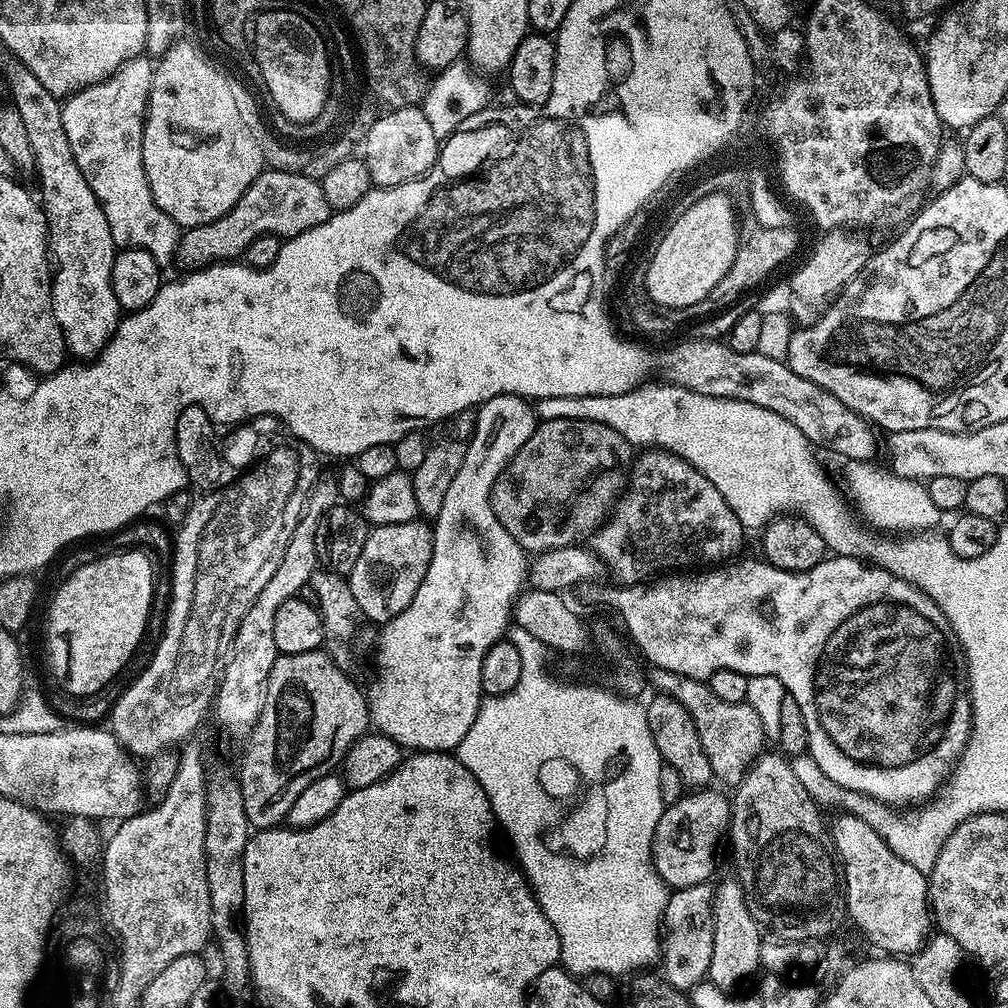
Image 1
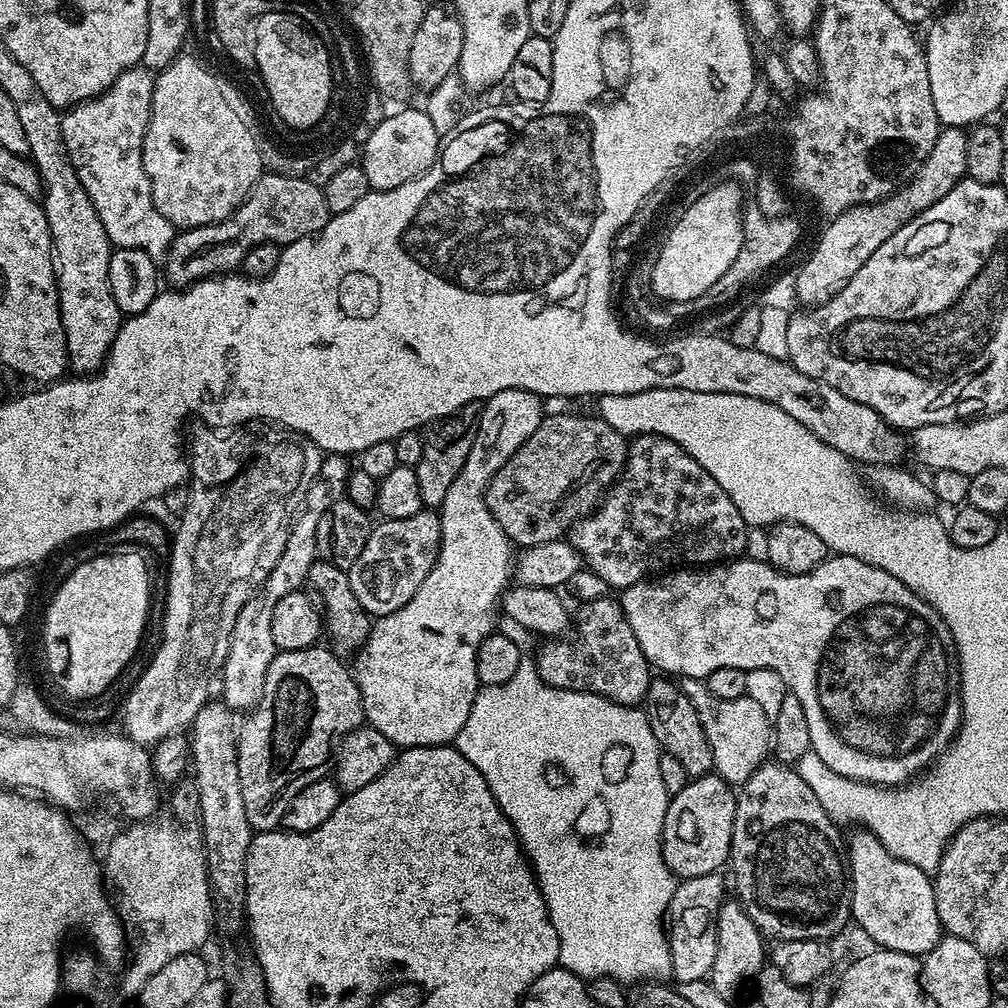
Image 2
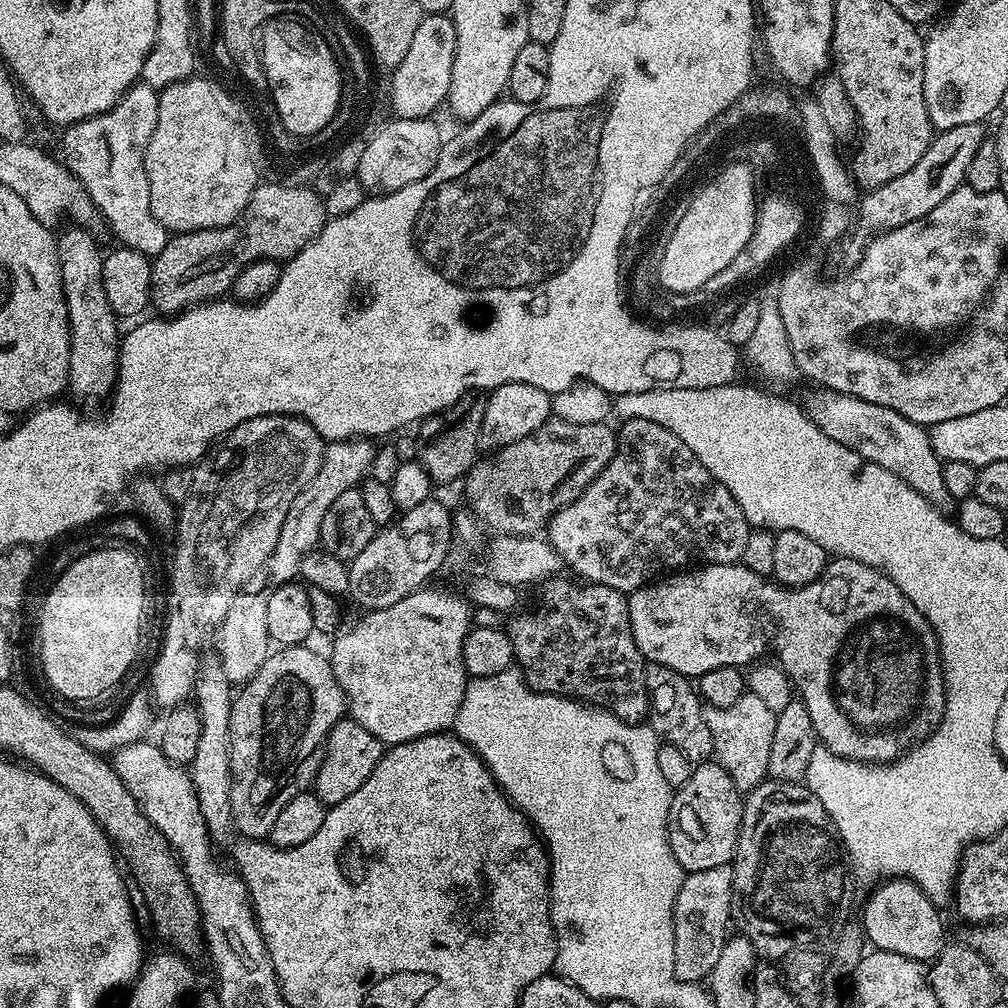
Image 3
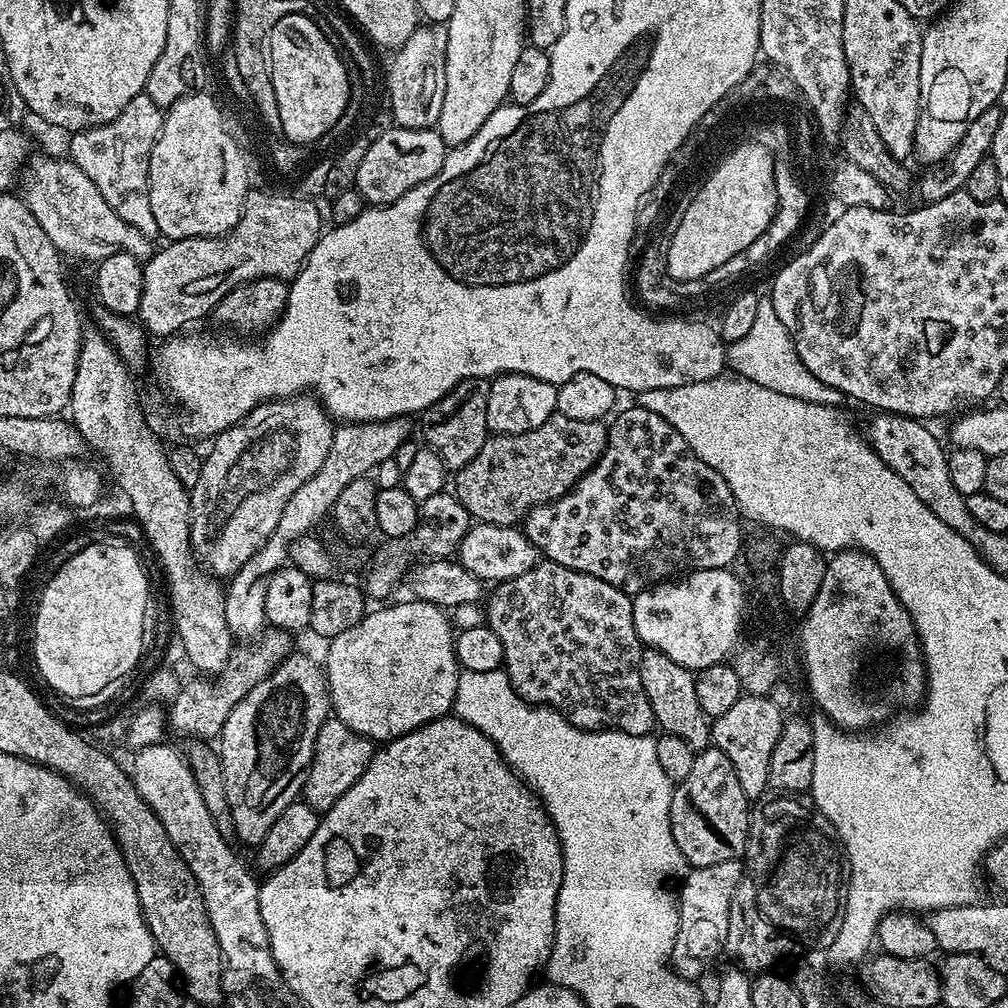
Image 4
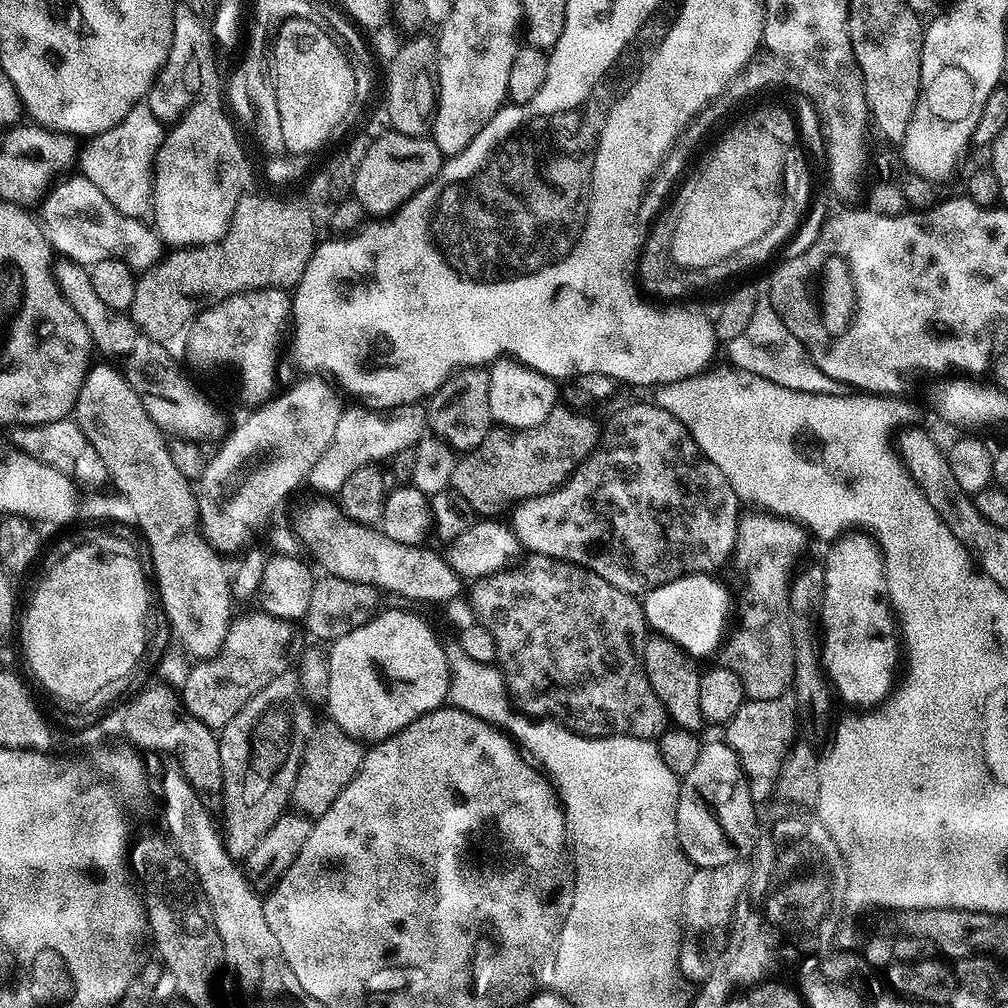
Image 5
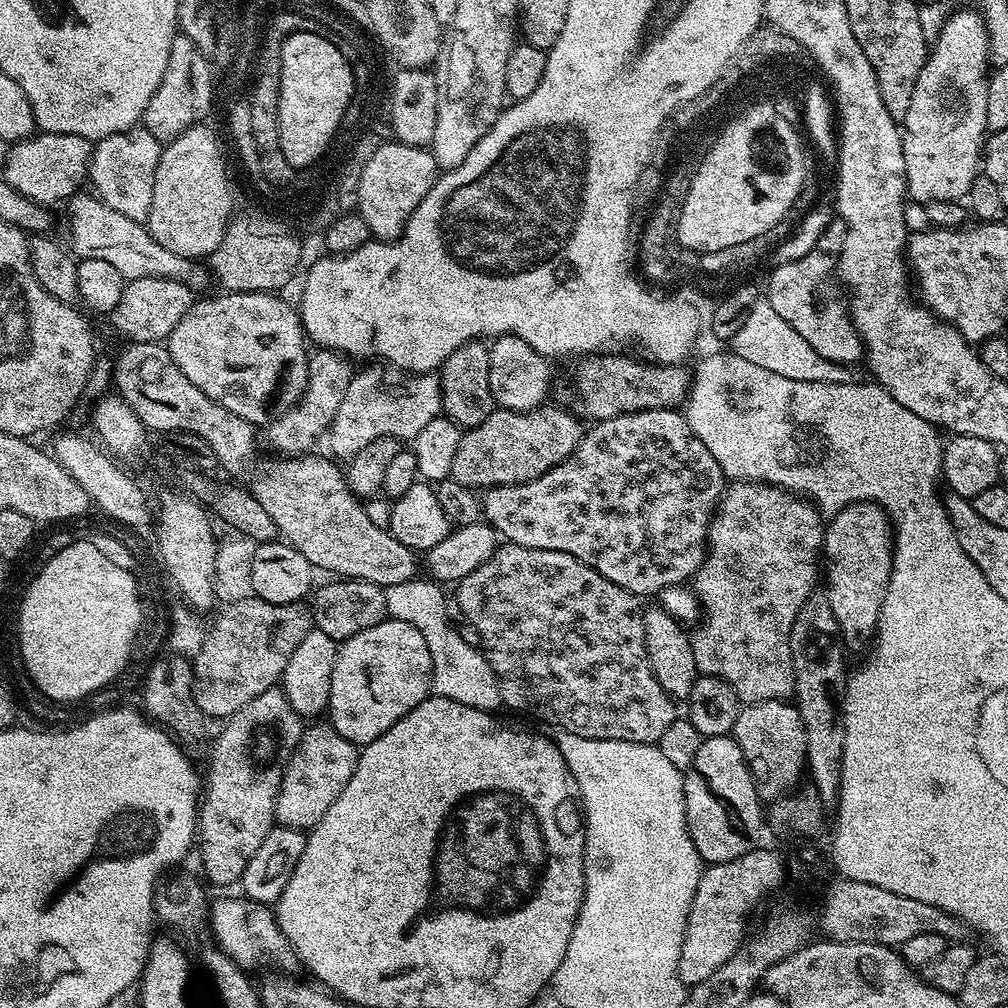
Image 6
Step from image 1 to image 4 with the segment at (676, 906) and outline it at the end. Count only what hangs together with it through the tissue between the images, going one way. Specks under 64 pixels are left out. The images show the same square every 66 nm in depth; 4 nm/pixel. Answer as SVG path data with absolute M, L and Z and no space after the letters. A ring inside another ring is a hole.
M739 859L714 862L714 866L692 868L678 888L680 929L674 942L671 967L683 980L699 981L704 960L725 947L728 939L728 911L734 890L744 877L744 864Z

